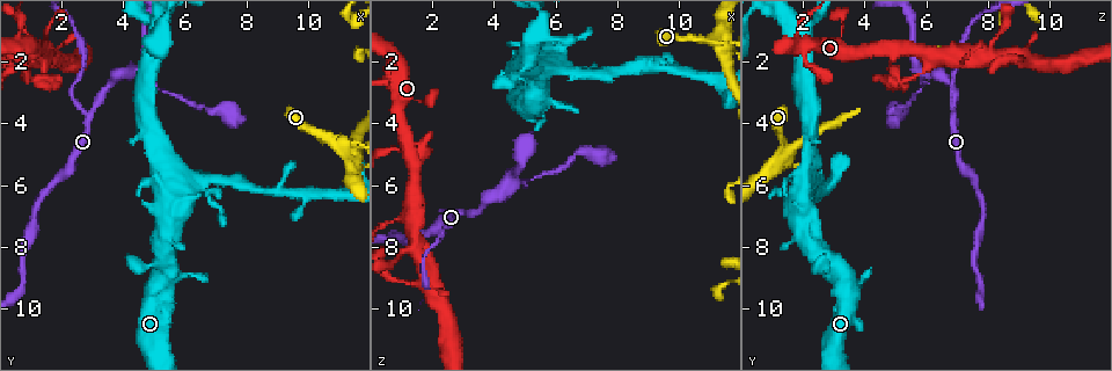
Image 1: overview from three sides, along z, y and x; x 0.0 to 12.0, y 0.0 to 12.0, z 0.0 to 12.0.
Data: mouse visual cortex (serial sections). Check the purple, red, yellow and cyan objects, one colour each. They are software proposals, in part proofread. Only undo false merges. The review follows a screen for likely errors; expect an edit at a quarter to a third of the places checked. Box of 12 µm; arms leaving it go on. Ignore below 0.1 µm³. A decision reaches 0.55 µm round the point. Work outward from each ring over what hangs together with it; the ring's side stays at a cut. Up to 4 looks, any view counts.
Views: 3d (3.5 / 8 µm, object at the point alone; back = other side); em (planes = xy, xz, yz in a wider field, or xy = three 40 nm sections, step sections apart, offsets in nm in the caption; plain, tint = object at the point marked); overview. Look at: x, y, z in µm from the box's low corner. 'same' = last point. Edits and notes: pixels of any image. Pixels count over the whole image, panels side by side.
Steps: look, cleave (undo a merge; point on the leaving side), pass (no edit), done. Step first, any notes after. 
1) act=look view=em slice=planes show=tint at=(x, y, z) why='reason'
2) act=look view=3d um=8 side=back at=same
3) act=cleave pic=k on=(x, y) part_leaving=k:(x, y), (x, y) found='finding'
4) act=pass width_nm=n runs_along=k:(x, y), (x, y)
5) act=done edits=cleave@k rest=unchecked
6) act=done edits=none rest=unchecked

act=look view=3d um=3.5 at=(11.2, 4.9, 1.5) why='sharp bend'

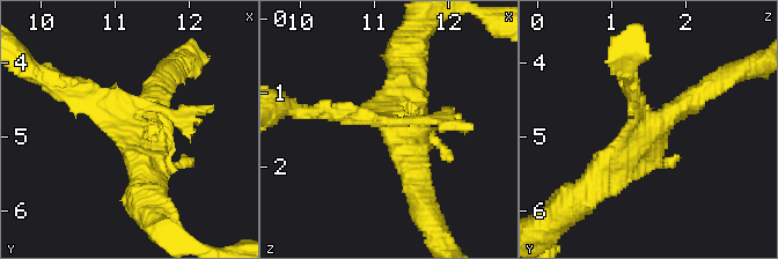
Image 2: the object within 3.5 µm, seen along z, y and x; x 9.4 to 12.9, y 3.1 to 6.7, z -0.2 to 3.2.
act=look view=em slice=xy step=3 show=tint at=(11.25, 4.85, 1.50)

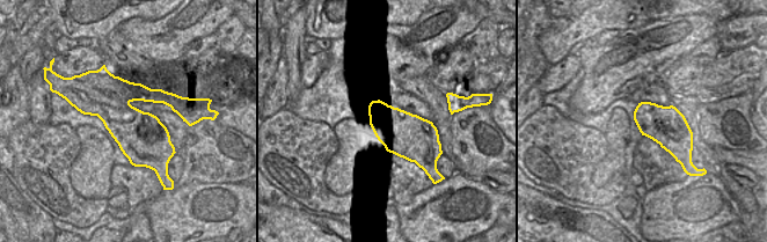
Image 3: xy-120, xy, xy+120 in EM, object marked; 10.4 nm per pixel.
act=pass runs_along=2:(70, 88), (133, 127), (147, 184) found='all the same cell'

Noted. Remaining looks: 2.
act=look view=3d um=3.5 at=(1.6, 1.8, 8.2) why='branch point'

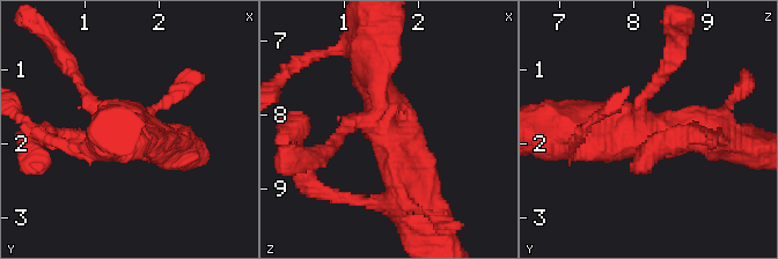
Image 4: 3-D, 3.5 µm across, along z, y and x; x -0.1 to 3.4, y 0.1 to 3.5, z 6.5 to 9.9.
act=pass arms=3 arm_widths_nm=150,450,500 runs_along=4:(368, 47), (406, 193) found='continuous, no second cell'

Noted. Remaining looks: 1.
act=done edits=none rest=unchecked

